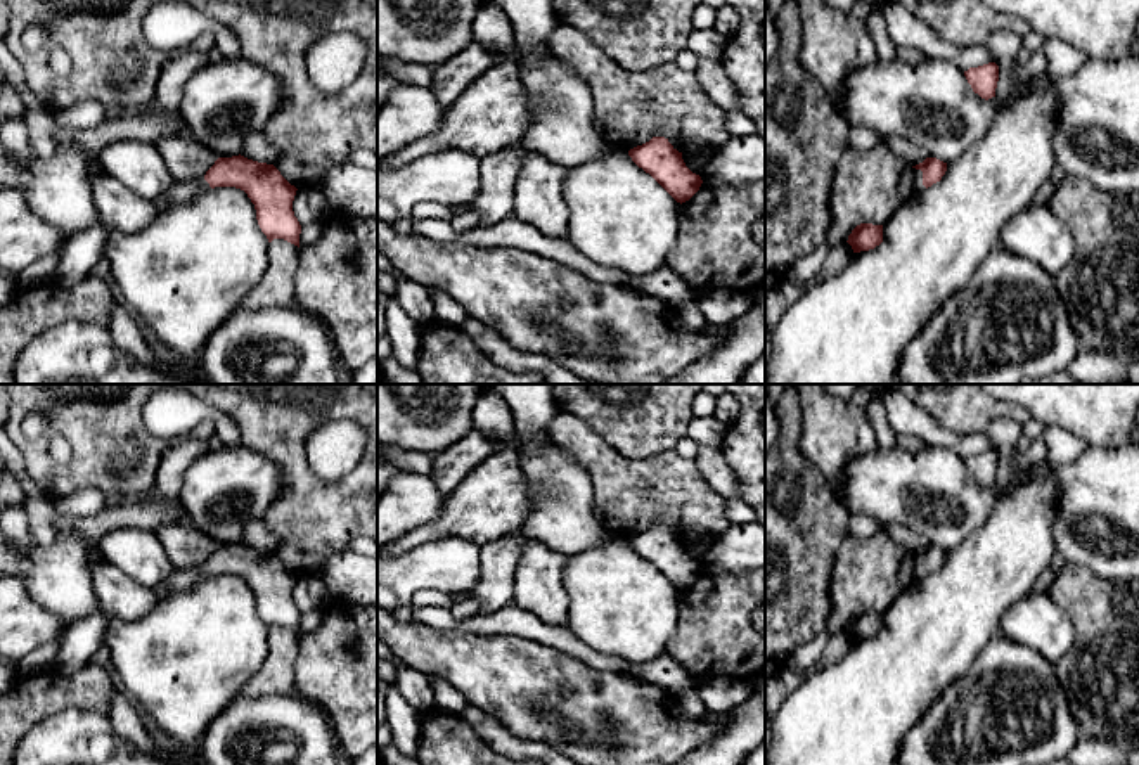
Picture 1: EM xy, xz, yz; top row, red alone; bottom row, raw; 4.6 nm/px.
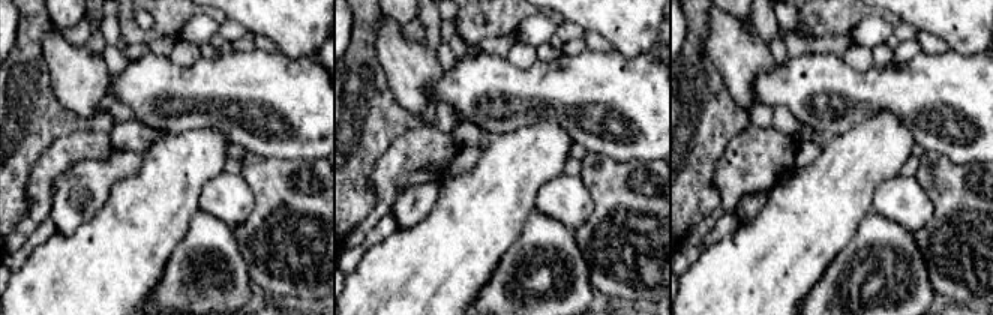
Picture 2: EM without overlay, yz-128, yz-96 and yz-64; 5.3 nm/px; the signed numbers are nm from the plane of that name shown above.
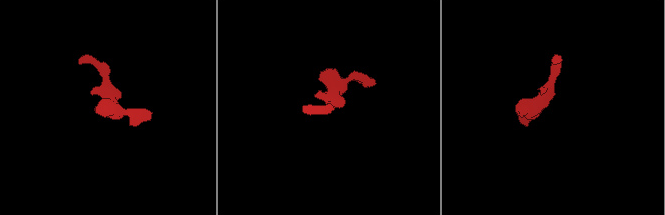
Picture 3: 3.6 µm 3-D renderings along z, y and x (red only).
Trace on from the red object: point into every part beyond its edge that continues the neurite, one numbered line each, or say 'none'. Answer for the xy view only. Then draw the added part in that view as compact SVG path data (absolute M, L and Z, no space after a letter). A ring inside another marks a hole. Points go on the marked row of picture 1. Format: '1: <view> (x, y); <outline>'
1: xy (118, 210); M97 170L92 178L92 199L97 223L62 244L55 258L54 279L74 286L92 275L92 268L104 260L104 248L113 232L133 234L151 225L164 209L196 199L209 183L203 178L177 182L163 197L149 201L106 171Z

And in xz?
none

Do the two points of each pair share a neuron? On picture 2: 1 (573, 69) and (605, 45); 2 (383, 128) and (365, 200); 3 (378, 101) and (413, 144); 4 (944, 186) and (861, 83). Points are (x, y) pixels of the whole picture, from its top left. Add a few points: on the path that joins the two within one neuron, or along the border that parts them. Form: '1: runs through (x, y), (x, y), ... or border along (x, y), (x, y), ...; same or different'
1: border along (588, 48), (599, 51), (612, 50); different
2: runs through (365, 146), (360, 150), (360, 182); same
3: border along (422, 125), (398, 135), (380, 158); different
4: border along (926, 152), (945, 155), (954, 162), (960, 162); different

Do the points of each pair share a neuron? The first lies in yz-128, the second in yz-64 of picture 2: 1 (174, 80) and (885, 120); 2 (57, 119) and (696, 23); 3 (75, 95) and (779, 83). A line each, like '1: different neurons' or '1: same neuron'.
1: different neurons
2: same neuron
3: different neurons

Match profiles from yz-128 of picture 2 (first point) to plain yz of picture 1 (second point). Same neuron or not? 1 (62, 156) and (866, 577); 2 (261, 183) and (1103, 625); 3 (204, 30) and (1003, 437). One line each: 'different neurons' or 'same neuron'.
1: same neuron
2: same neuron
3: same neuron

